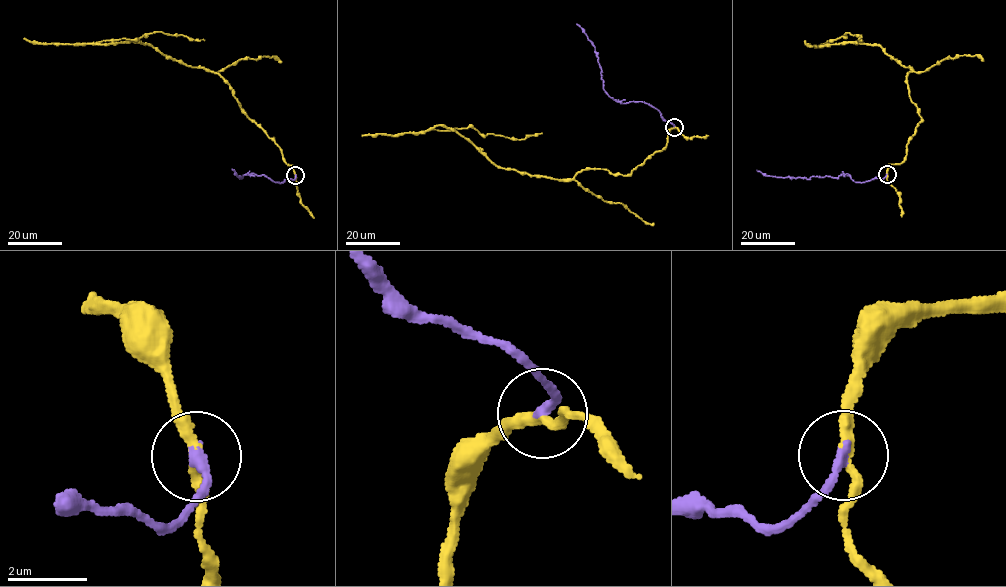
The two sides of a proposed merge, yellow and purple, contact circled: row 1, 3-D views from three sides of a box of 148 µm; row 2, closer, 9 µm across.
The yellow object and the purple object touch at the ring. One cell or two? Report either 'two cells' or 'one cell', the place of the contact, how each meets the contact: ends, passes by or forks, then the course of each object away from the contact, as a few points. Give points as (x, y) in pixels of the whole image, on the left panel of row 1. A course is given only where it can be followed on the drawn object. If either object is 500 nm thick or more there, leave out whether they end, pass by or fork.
two cells; place (295, 175); yellow passes by; purple ends; course yellow (295, 175), (280, 147), (241, 108), (219, 75), (173, 60), (147, 44), (96, 43), (159, 31), (204, 40); course purple (295, 175), (294, 179), (277, 183), (264, 175), (251, 173), (239, 178), (232, 169)

